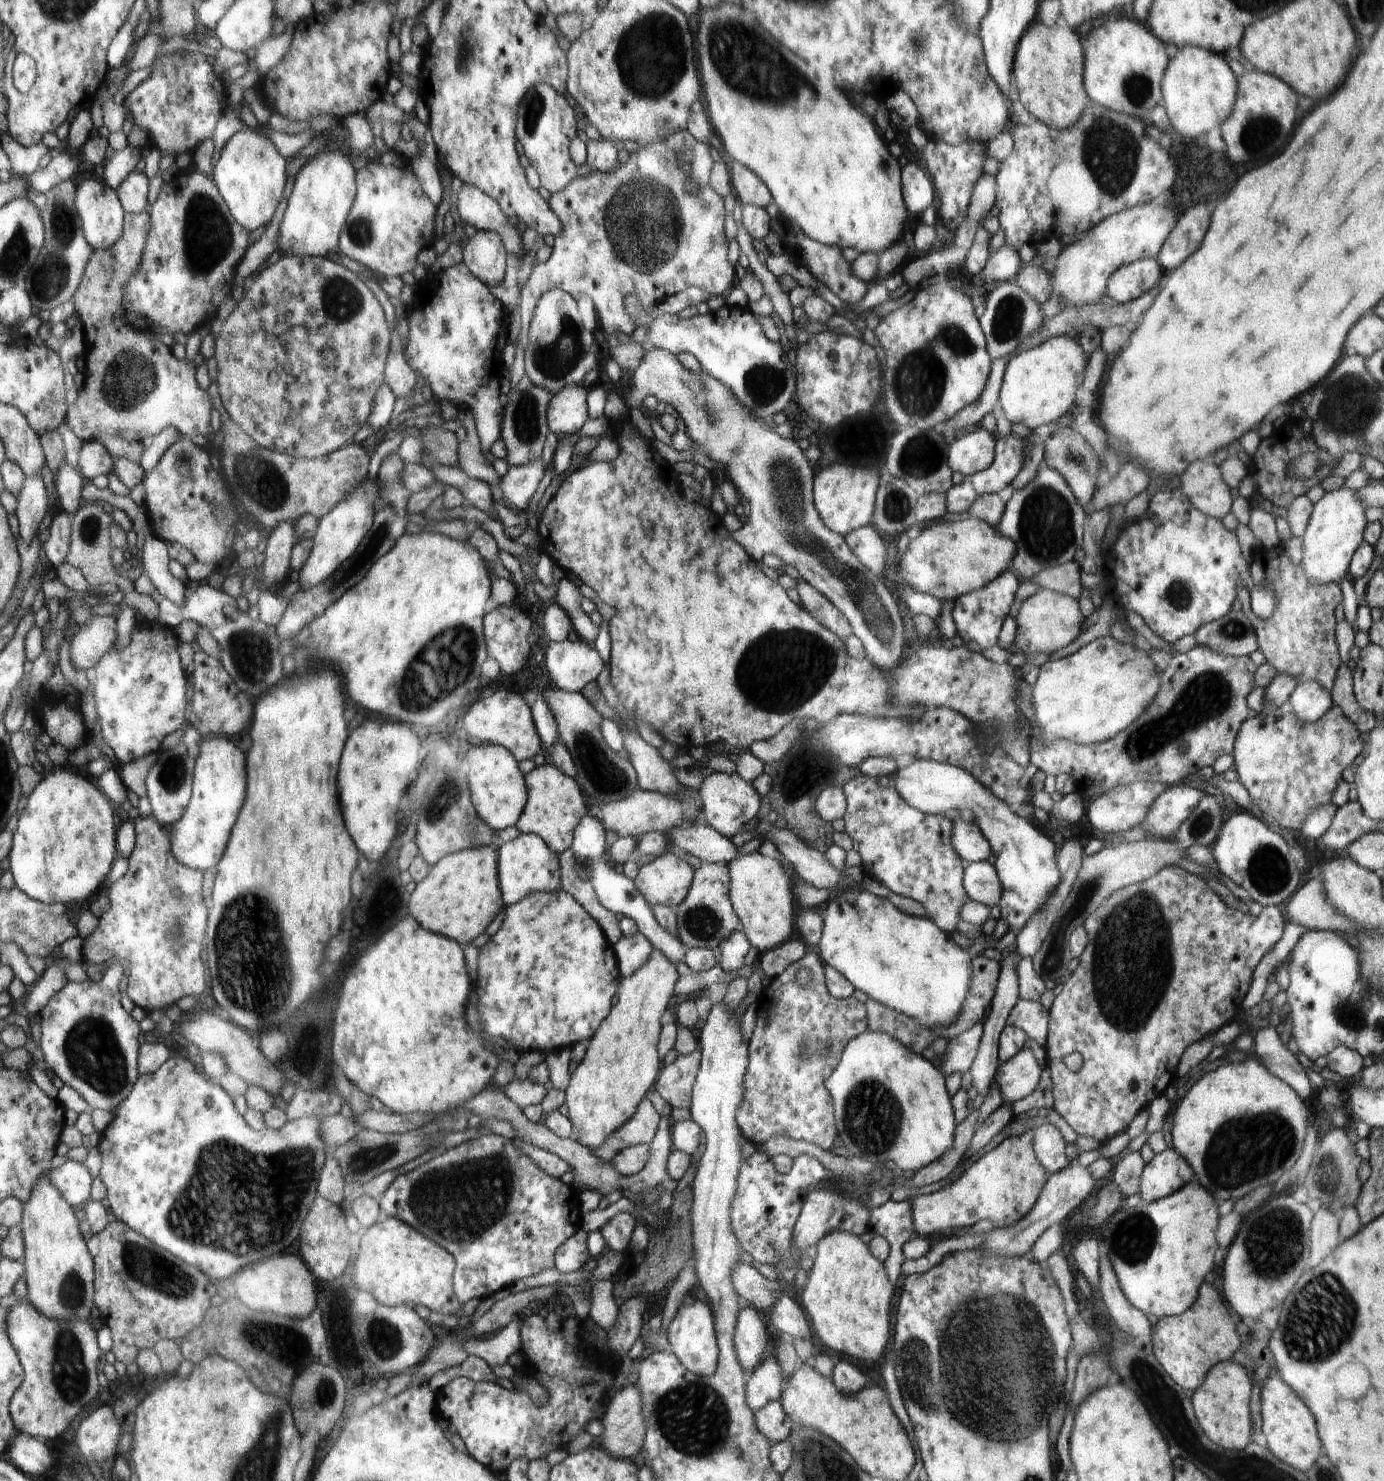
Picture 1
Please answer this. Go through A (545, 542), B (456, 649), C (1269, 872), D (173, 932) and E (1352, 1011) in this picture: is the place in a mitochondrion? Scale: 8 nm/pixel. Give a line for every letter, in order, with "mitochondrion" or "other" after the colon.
A: other
B: mitochondrion
C: mitochondrion
D: mitochondrion
E: mitochondrion

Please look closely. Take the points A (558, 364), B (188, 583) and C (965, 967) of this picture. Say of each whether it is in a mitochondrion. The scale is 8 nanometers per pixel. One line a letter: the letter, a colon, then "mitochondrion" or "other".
A: mitochondrion
B: other
C: other

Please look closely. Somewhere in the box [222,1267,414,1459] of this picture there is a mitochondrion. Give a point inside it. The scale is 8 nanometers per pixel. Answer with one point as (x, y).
(284, 1343)

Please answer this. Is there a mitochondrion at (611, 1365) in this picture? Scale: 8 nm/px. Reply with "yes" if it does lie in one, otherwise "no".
no

